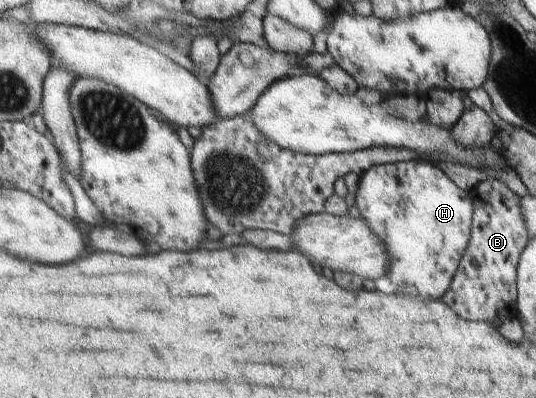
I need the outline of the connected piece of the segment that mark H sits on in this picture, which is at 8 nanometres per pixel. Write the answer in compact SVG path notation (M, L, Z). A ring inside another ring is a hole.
M408 160L380 164L363 173L354 205L394 257L388 277L396 285L396 293L416 297L418 291L422 301L440 299L453 282L473 233L472 191L460 189L440 167L428 161Z

